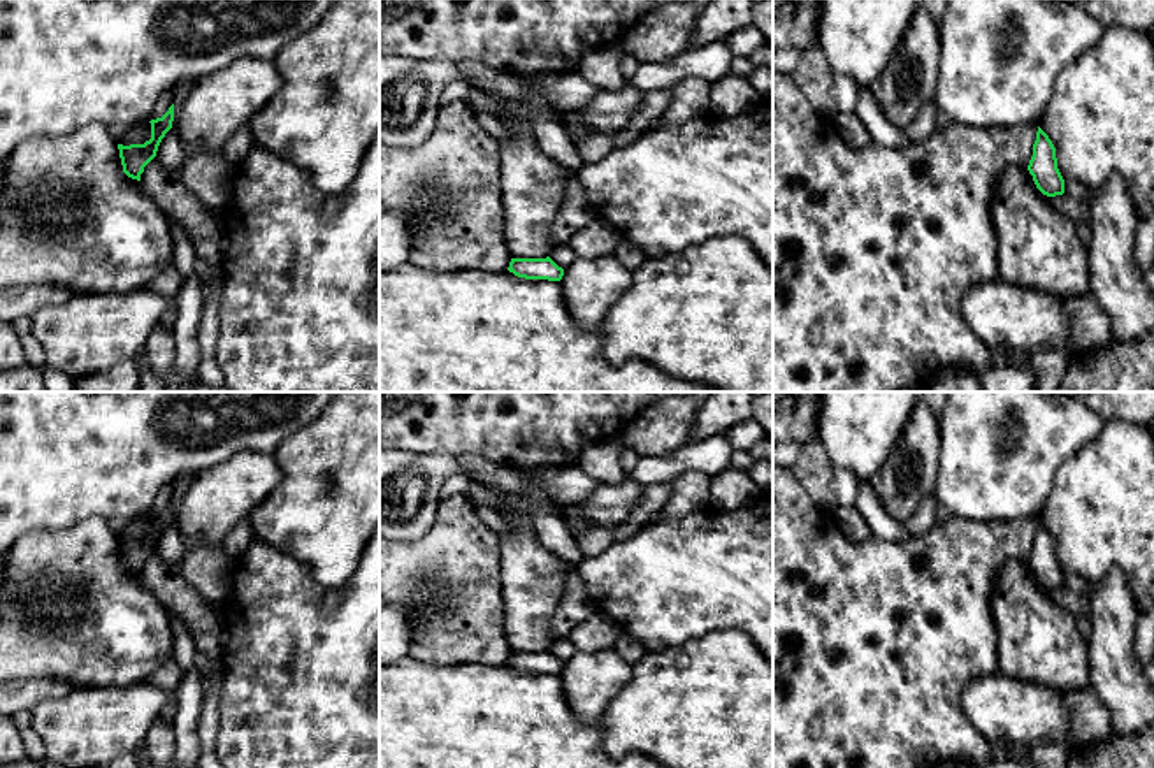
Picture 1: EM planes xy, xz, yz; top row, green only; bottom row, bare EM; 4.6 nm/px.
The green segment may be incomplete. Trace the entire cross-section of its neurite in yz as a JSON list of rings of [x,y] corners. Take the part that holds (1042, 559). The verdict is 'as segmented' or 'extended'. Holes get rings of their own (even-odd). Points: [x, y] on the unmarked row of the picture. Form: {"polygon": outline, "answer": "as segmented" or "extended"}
{"polygon": [[[1040,520],[1028,564],[1043,589],[1056,590],[1064,587],[1064,573],[1057,562],[1056,541]]], "answer": "as segmented"}

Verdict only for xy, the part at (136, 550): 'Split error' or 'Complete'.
Complete

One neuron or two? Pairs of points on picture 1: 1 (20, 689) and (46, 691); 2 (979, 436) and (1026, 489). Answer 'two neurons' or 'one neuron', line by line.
1: one neuron
2: one neuron

